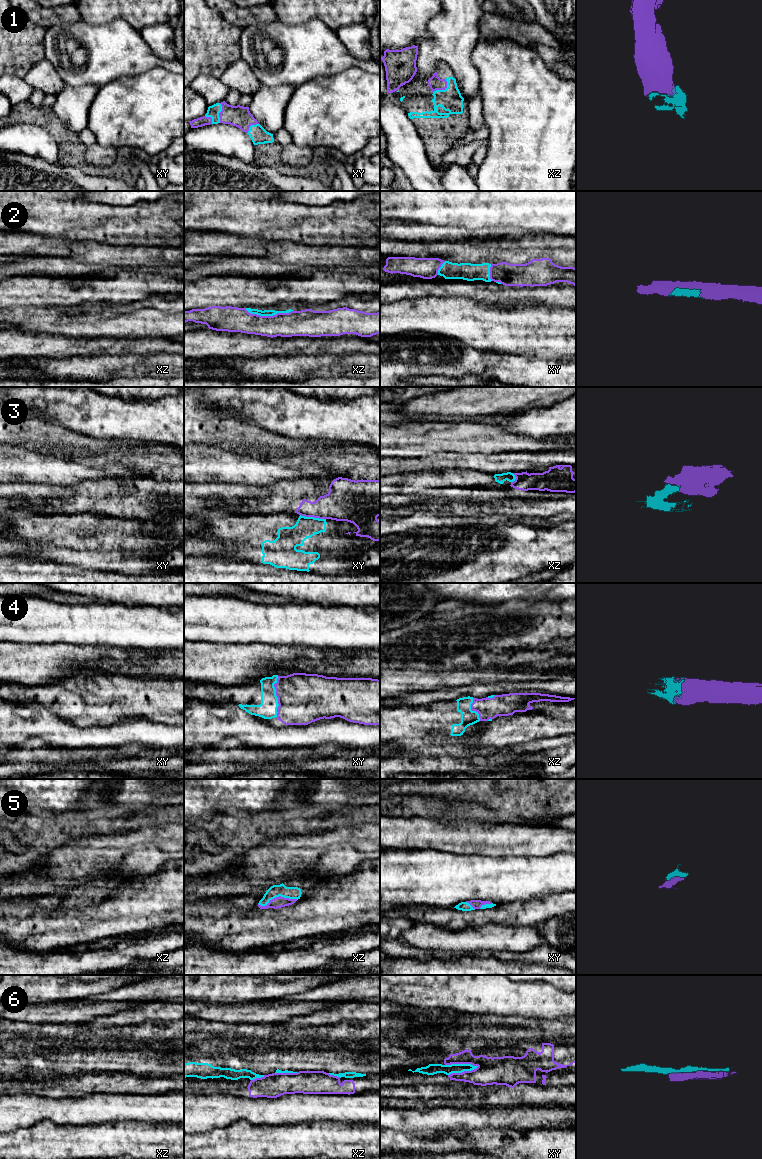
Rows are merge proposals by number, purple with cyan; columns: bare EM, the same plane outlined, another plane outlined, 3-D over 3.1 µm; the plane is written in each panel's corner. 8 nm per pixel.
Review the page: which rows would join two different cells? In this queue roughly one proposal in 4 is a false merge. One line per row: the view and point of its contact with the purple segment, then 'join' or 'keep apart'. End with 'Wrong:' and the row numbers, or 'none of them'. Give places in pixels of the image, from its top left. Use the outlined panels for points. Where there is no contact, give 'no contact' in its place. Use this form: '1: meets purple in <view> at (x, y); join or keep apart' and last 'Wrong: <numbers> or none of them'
1: meets purple in xz at (443, 89); join
2: meets purple in xz at (269, 316); join
3: meets purple in xy at (313, 516); keep apart
4: meets purple in xy at (276, 695); join
5: meets purple in xz at (277, 897); join
6: meets purple in xy at (462, 1063); keep apart
Wrong: 3, 6

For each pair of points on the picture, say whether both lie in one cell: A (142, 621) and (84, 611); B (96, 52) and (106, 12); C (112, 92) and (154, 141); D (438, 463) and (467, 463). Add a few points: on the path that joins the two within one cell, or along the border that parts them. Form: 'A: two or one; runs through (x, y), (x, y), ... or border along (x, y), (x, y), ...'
A: one; runs through (128, 621), (98, 621)
B: two; border along (81, 19), (105, 24), (121, 18), (127, 23)
C: one; runs through (121, 105), (126, 112), (126, 116), (141, 128)
D: one; runs through (445, 464), (460, 463)

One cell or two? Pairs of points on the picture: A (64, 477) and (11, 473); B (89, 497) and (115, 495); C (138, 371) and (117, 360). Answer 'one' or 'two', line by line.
A: one
B: one
C: one

